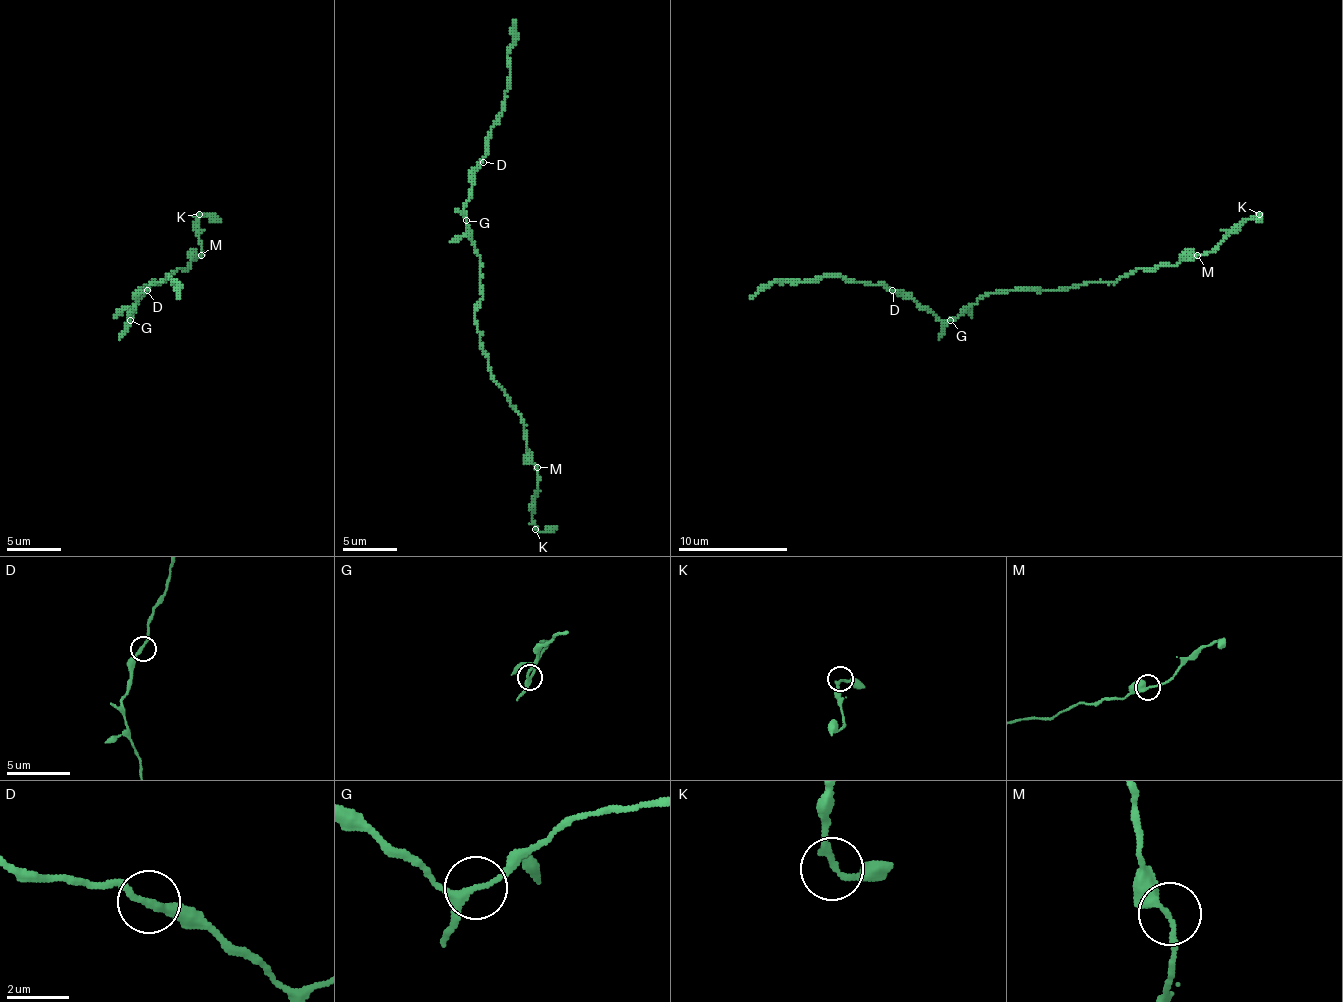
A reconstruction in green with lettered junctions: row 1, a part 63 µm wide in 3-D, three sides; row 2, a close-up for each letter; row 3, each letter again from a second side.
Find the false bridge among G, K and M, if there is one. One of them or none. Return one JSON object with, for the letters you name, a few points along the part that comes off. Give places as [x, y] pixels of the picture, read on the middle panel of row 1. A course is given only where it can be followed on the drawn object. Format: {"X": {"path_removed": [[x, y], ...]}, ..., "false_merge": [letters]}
{"false_merge": []}

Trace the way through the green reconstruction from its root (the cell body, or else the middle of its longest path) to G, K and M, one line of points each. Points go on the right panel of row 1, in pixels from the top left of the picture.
G: (1015, 290), (985, 293), (950, 320)
K: (1015, 290), (1062, 290), (1089, 282), (1117, 282), (1139, 268), (1177, 266), (1196, 255), (1213, 252), (1259, 214)
M: (1015, 290), (1062, 290), (1089, 282), (1117, 282), (1139, 268), (1177, 266), (1196, 255)

